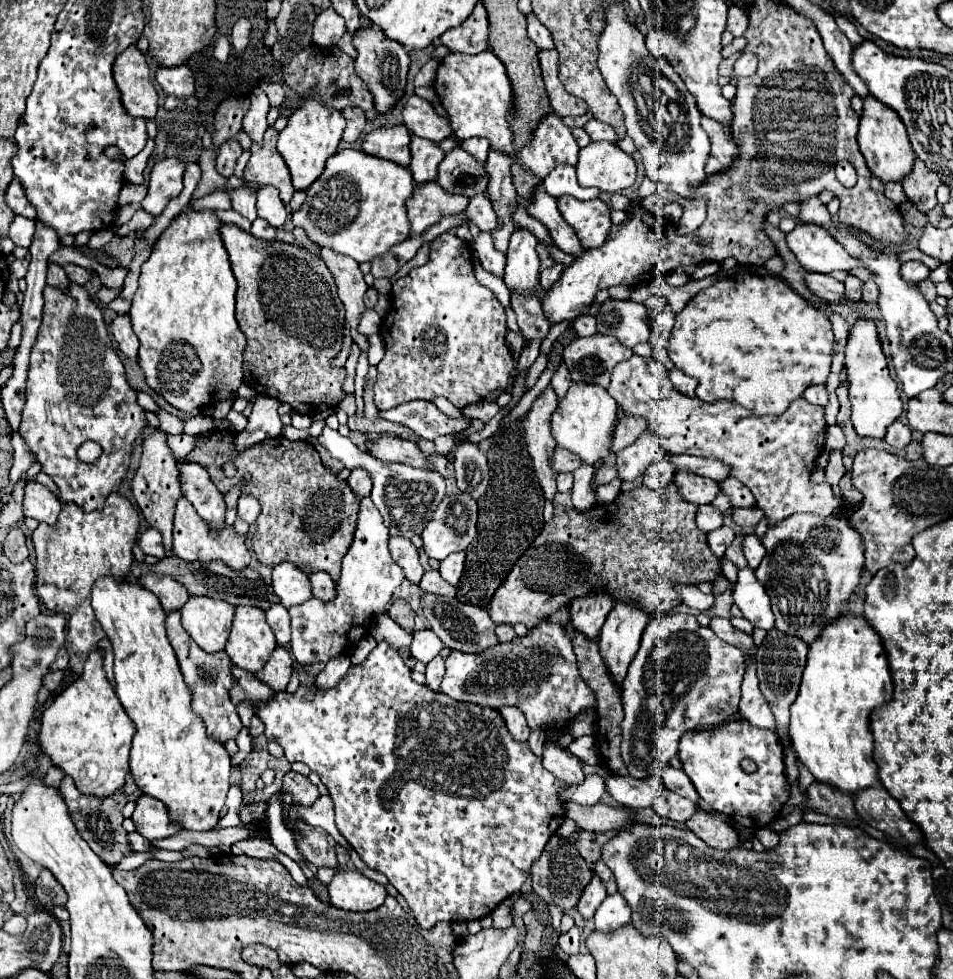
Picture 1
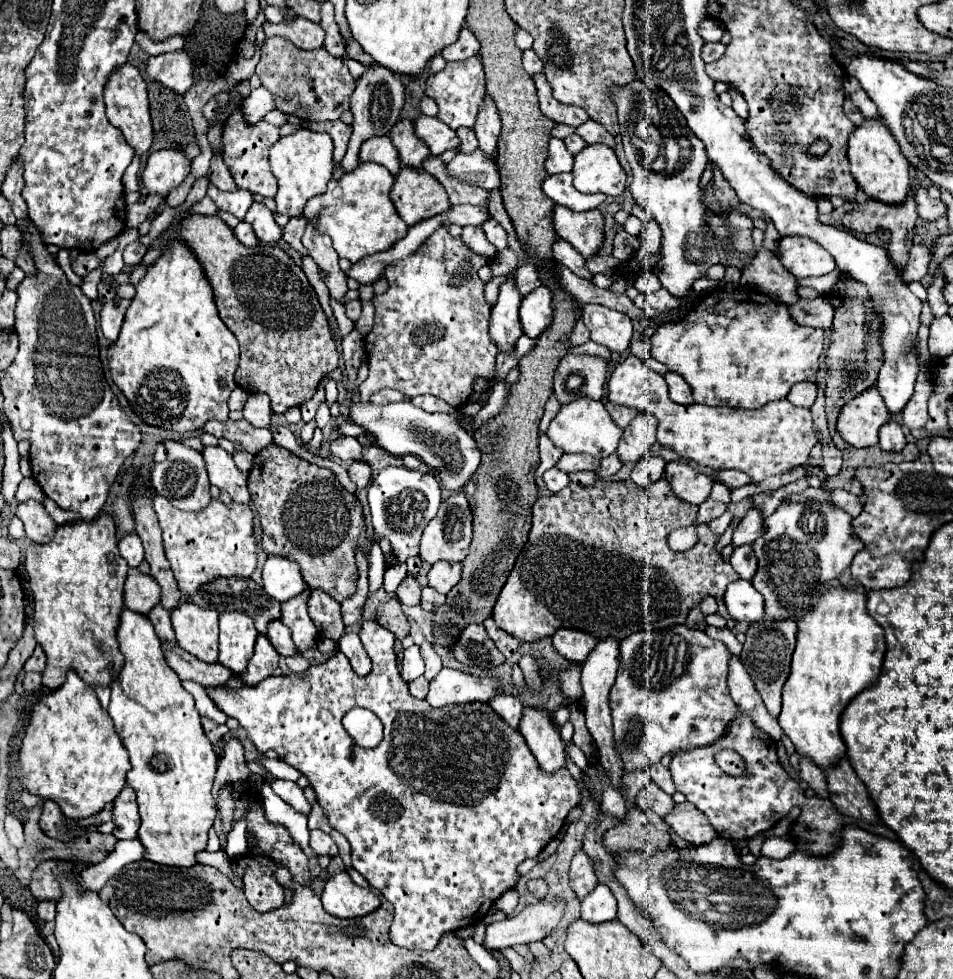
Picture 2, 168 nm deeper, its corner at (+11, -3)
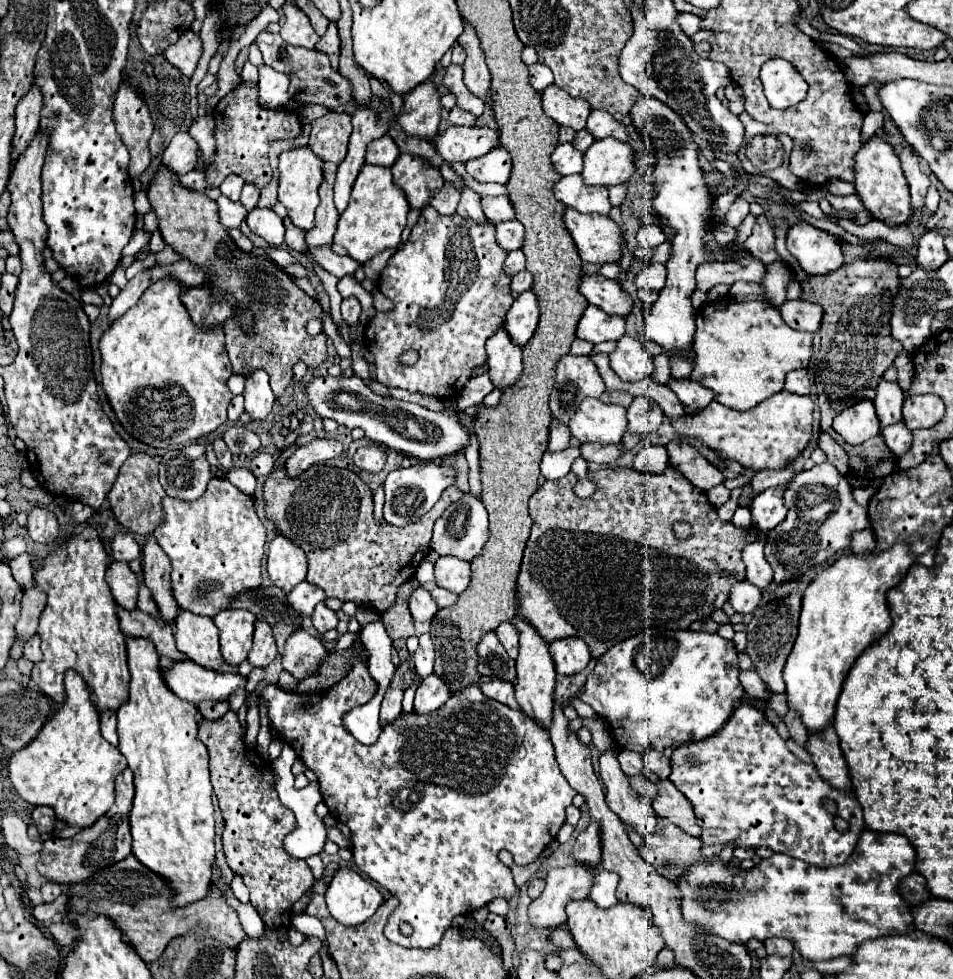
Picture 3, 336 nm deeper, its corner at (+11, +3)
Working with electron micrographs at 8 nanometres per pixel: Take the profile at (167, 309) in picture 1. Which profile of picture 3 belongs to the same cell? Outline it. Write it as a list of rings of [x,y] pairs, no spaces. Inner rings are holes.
[[[172,278],[154,282],[142,294],[140,302],[132,306],[124,318],[112,322],[100,338],[102,388],[116,418],[132,438],[158,450],[176,444],[184,446],[218,430],[218,426],[228,420],[226,408],[234,398],[226,386],[228,376],[232,376],[232,366],[224,348],[224,332],[220,328],[200,330],[192,324],[180,302],[182,288],[184,286]]]

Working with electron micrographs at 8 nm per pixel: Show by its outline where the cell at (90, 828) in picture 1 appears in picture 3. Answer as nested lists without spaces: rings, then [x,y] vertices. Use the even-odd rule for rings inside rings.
[[[48,806],[34,808],[32,820],[34,820],[34,824],[36,824],[36,828],[38,828],[40,834],[48,834],[54,828],[54,810],[48,808]]]

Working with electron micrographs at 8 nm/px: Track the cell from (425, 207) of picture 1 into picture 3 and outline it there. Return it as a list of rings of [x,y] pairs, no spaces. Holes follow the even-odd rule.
[[[400,154],[392,166],[392,176],[396,186],[404,190],[410,206],[418,210],[428,206],[432,192],[444,184],[440,170],[416,154]]]

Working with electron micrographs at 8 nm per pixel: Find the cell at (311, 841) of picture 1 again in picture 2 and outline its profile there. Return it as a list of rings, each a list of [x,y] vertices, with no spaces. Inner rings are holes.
[[[322,830],[310,832],[310,846],[316,856],[336,856],[338,854],[338,848],[332,842],[332,838],[328,834],[324,834]]]

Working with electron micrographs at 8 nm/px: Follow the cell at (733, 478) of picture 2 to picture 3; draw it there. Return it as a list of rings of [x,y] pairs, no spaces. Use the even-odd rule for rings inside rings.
[[[784,466],[780,470],[762,470],[752,478],[752,490],[754,494],[764,492],[766,488],[774,488],[774,486],[784,486],[794,478],[794,468],[792,466]]]

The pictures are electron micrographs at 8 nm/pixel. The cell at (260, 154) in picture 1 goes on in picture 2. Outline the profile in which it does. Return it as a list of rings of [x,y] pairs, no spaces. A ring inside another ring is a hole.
[[[234,110],[230,114],[230,118],[224,124],[224,154],[222,156],[238,188],[250,190],[264,198],[276,196],[276,178],[272,176],[272,170],[270,170],[268,150],[274,142],[278,142],[278,138],[280,138],[278,126],[272,126],[268,122],[246,124],[240,110]]]

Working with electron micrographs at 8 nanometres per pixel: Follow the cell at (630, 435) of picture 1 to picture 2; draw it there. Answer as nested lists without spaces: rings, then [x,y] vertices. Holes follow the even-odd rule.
[[[606,402],[606,410],[608,414],[612,416],[612,420],[620,426],[620,428],[626,428],[634,418],[636,418],[636,410],[634,408],[624,408],[624,406],[614,406],[610,402]]]

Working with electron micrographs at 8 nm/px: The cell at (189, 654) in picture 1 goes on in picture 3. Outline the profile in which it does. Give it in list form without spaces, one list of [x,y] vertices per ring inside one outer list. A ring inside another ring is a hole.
[[[140,582],[140,588],[138,588],[138,608],[150,616],[156,616],[158,614],[158,608],[156,608],[156,602],[152,600],[150,596],[150,590],[144,586],[144,582]]]

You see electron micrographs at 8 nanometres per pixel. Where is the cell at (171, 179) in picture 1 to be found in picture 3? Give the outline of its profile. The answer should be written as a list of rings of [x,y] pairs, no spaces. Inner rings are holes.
[[[188,132],[176,134],[170,140],[170,144],[162,156],[162,164],[168,166],[170,170],[174,170],[178,176],[194,170],[196,160],[198,160],[198,142]]]

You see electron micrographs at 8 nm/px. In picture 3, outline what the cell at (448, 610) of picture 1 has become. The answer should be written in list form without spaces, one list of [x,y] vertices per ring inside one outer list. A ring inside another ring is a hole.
[[[494,632],[484,634],[484,638],[478,644],[478,656],[480,656],[478,672],[482,676],[508,680],[508,682],[514,684],[514,680],[516,680],[514,660],[510,660],[506,650],[500,646],[500,642],[498,642]]]

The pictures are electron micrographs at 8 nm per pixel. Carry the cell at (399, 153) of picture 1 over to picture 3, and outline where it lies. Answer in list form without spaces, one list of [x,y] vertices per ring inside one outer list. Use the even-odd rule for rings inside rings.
[[[382,136],[382,138],[374,140],[374,142],[368,146],[366,162],[368,162],[368,164],[374,164],[374,166],[386,166],[386,168],[390,168],[390,166],[396,162],[398,156],[400,156],[400,150],[398,150],[398,146],[392,142],[392,138]]]

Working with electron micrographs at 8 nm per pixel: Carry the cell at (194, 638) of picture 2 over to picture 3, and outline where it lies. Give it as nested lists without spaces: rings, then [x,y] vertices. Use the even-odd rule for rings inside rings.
[[[180,610],[174,628],[176,646],[188,656],[188,660],[216,672],[220,670],[224,658],[220,654],[218,630],[212,618],[202,618],[192,612]]]

